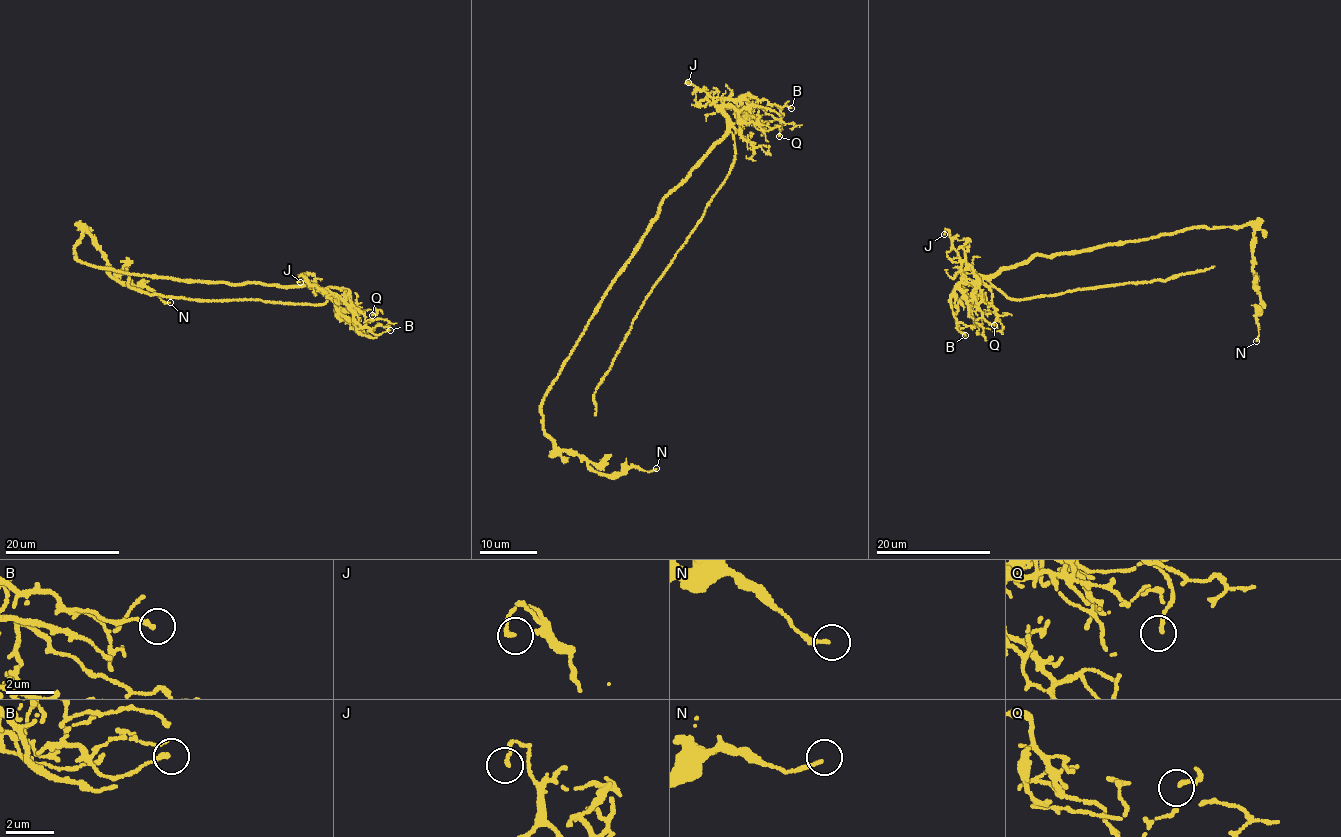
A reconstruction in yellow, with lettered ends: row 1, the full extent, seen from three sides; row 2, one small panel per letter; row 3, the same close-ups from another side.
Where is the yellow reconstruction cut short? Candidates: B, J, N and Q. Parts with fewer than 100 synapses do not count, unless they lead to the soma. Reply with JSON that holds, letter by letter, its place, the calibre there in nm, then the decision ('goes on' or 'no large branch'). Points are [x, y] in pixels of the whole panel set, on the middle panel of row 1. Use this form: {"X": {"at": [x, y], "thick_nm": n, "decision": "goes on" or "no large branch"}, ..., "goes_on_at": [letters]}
{"B": {"at": [791, 108], "thick_nm": 110, "decision": "no large branch"}, "J": {"at": [688, 82], "thick_nm": 150, "decision": "no large branch"}, "N": {"at": [656, 468], "thick_nm": 150, "decision": "no large branch"}, "Q": {"at": [779, 136], "thick_nm": 130, "decision": "no large branch"}, "goes_on_at": []}

